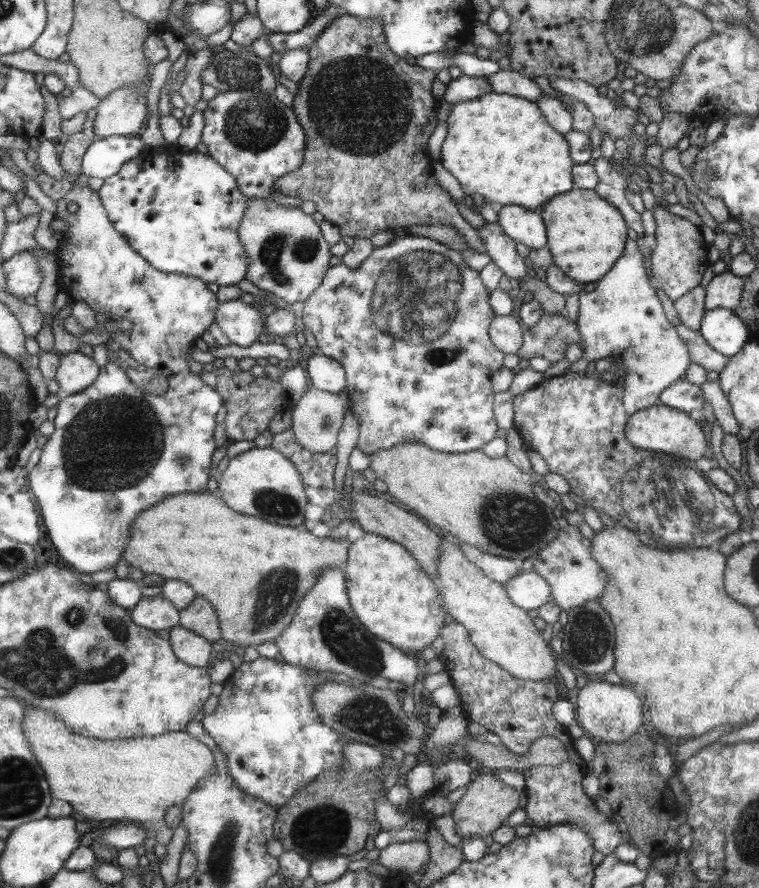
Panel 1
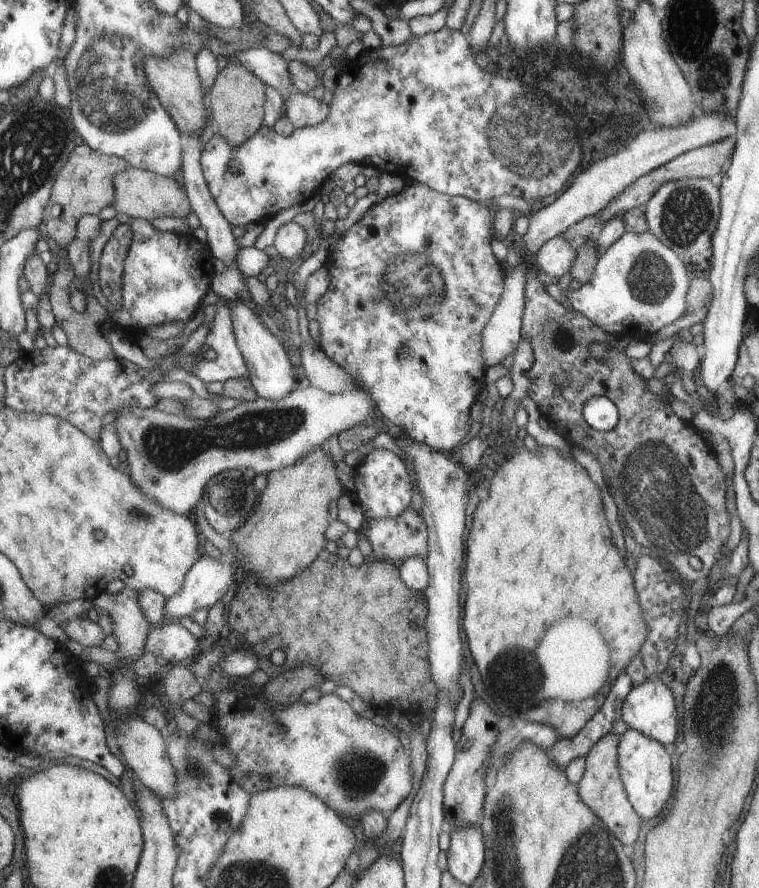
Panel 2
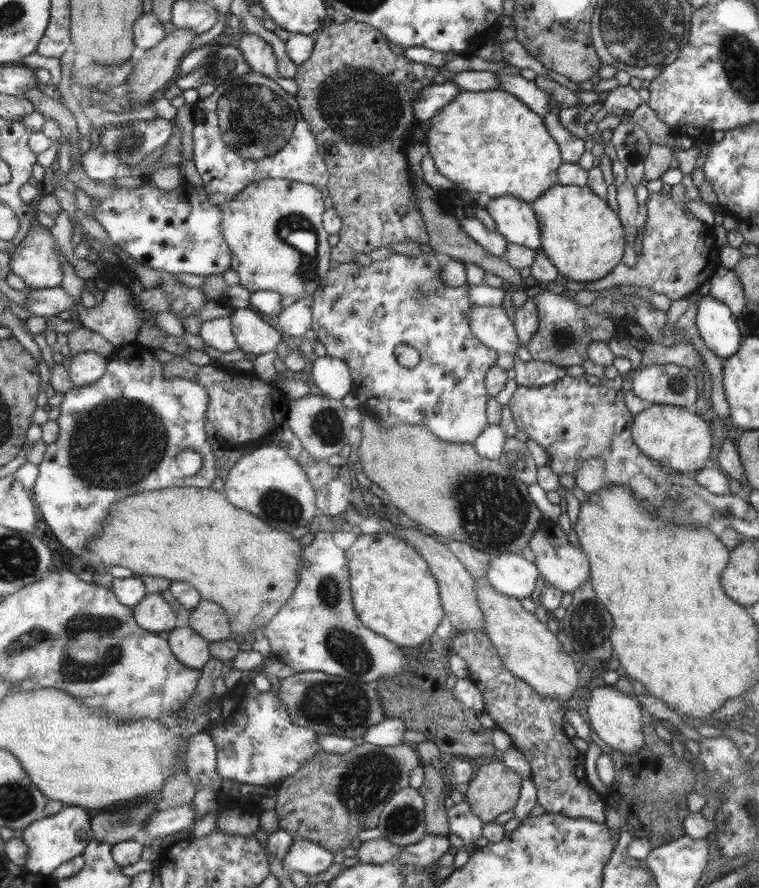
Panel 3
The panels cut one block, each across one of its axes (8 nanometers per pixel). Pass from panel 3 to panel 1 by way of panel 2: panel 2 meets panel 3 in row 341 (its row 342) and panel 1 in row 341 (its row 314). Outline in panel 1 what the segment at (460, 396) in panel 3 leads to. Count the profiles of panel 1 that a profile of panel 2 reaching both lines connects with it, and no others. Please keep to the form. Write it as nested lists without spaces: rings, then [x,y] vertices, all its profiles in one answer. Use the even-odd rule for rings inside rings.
[[[402,235],[394,241],[381,247],[374,247],[357,269],[349,269],[343,263],[332,266],[328,274],[321,279],[319,286],[309,295],[303,304],[301,321],[305,329],[309,330],[315,343],[317,353],[328,356],[341,364],[345,374],[345,392],[350,402],[350,411],[357,417],[359,434],[355,449],[363,455],[371,456],[379,450],[389,450],[395,444],[423,444],[435,452],[463,452],[480,451],[481,448],[493,440],[495,436],[495,419],[493,414],[493,399],[491,396],[490,377],[495,370],[501,368],[503,354],[493,347],[488,336],[489,324],[493,320],[493,312],[487,304],[487,290],[481,284],[478,272],[467,268],[463,264],[463,255],[447,248],[439,241],[427,237]]]

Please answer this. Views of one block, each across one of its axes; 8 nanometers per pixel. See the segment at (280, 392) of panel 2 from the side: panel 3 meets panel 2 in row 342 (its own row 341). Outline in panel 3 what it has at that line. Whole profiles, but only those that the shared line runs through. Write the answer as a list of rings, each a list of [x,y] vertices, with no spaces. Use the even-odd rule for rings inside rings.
[[[235,309],[230,312],[231,334],[235,338],[238,350],[249,357],[275,350],[279,345],[279,332],[265,324],[251,310]]]

